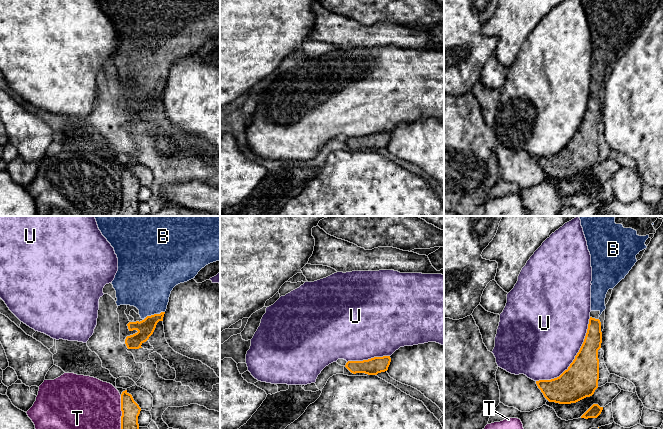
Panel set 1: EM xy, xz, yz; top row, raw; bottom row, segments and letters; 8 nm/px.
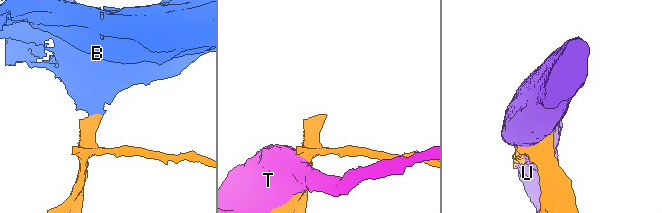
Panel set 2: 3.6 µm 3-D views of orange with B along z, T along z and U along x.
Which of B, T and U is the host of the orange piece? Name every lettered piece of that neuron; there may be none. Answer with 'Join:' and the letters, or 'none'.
Join: B

